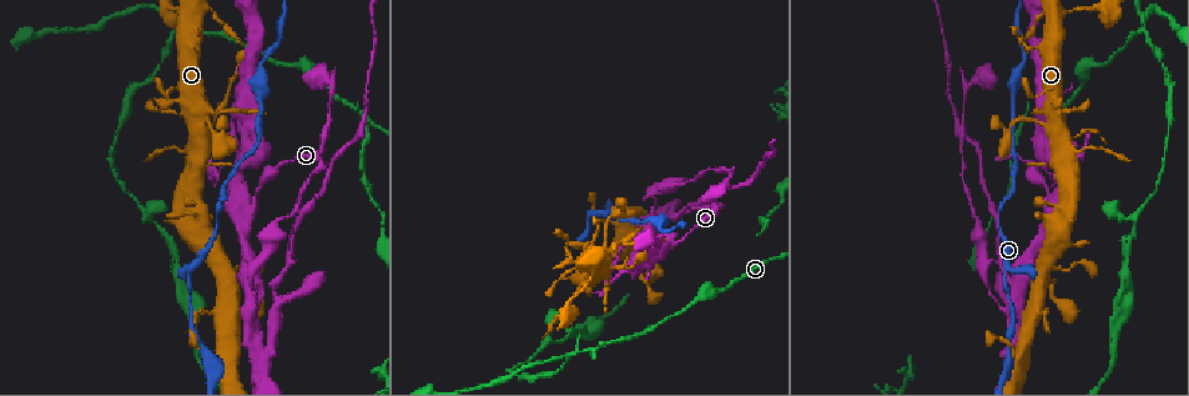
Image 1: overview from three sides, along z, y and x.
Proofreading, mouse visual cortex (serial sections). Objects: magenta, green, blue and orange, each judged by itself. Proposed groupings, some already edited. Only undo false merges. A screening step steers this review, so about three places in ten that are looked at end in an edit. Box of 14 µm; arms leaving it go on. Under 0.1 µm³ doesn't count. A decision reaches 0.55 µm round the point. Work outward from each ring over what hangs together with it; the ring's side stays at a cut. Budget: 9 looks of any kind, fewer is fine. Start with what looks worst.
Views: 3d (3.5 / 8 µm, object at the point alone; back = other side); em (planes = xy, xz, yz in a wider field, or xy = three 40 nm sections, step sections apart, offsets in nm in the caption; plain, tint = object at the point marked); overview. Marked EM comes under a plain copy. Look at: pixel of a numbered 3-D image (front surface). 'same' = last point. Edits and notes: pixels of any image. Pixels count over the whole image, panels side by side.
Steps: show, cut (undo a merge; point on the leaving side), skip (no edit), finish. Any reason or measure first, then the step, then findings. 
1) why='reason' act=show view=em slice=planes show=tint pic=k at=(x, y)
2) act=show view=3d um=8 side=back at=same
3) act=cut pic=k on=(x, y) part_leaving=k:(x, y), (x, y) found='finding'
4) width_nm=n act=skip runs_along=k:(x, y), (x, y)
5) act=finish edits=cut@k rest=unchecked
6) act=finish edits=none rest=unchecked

why='four-way junction' act=show view=3d um=3.5 pic=1 at=(584, 349)

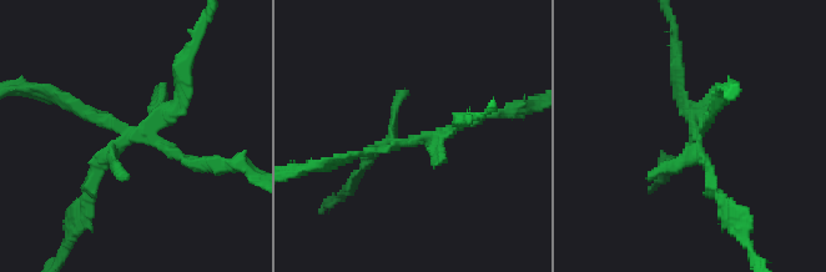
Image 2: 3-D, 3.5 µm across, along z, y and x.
why='shape alone is not enough' act=show view=em slice=xy step=5 show=tint pic=2 at=(696, 136)

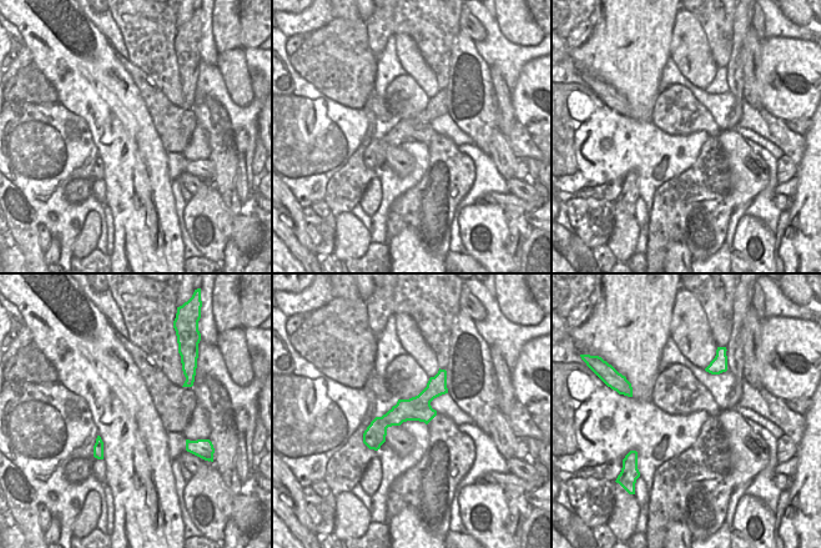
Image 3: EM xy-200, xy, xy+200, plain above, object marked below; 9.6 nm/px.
act=cut pic=2 on=(96, 172) border=3:(429, 403), (417, 406), (414, 420) found='a second cell is stuck on'

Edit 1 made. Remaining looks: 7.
why='sudden change in width' act=show view=3d um=8 side=back pic=1 at=(588, 212)

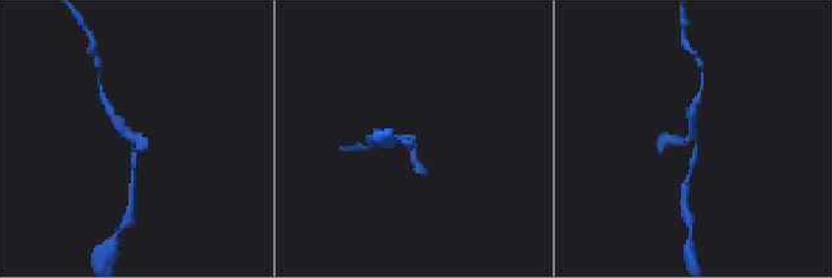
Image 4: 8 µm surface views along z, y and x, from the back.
why='zoom in' act=show view=3d um=3.5 pic=4 at=(412, 136)

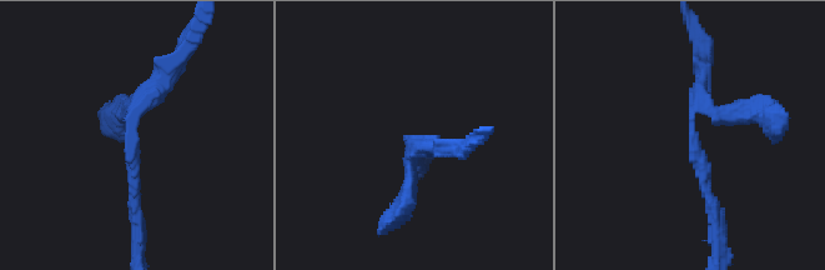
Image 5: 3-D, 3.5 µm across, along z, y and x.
act=show view=em slice=xy step=2 show=tint pic=5 at=(416, 138)

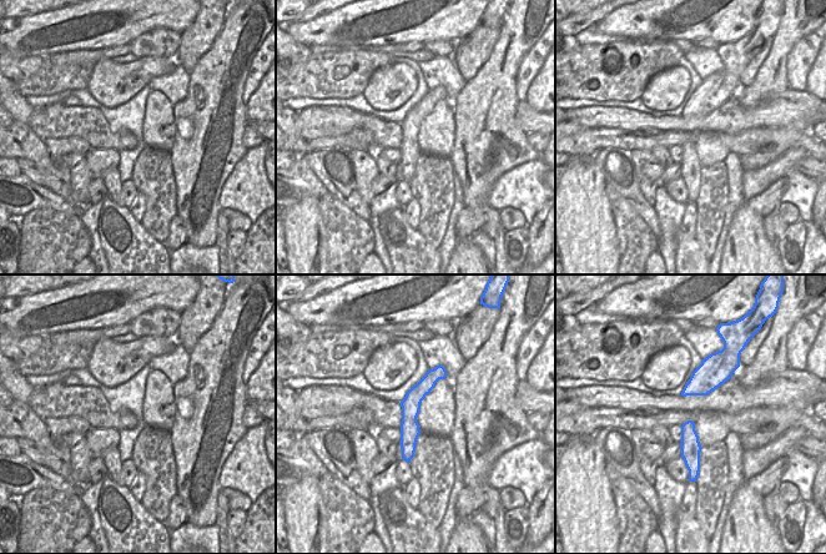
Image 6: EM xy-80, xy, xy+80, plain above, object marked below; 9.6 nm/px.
act=skip runs_along=6:(439, 368), (412, 401), (406, 457) found='continuous, no second cell'

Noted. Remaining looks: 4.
why='three-way junction' act=show view=3d um=3.5 side=back pic=1 at=(257, 203)

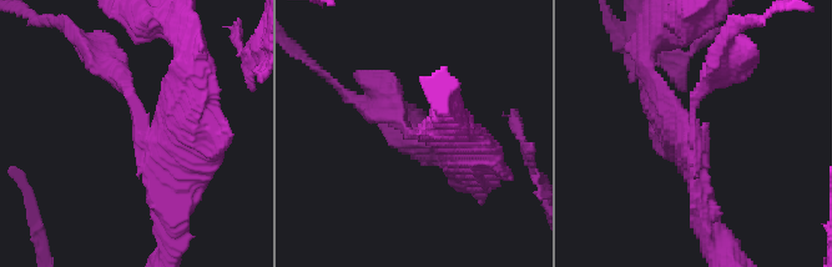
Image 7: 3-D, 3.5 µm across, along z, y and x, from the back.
act=skip runs_along=7:(104, 61), (142, 122), (165, 207) found='all the same cell'

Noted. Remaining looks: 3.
why='sharp bend' act=show view=3d um=8 pic=1 at=(1077, 148)

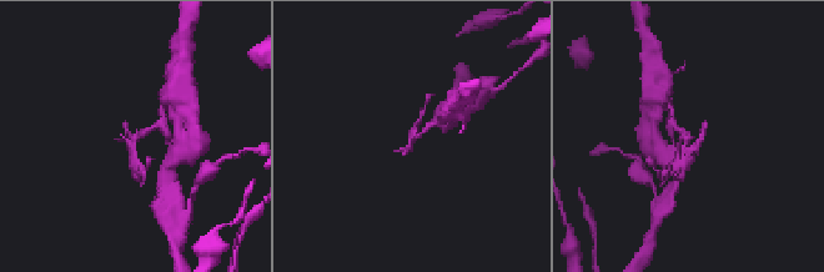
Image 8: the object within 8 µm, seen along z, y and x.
act=show view=3d um=3.5 pic=8 at=(136, 140)

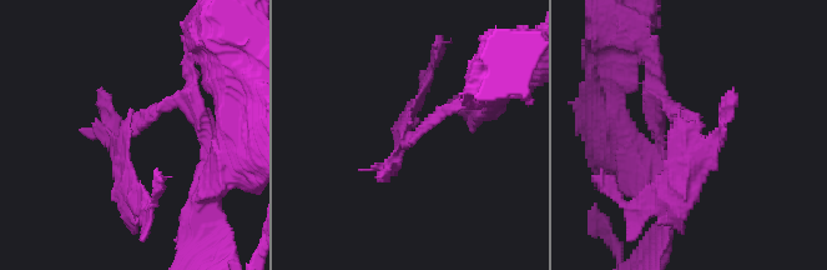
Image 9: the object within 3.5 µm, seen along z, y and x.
why='need the tissue' act=show view=em slice=xy step=2 show=tint pic=9 at=(127, 133)

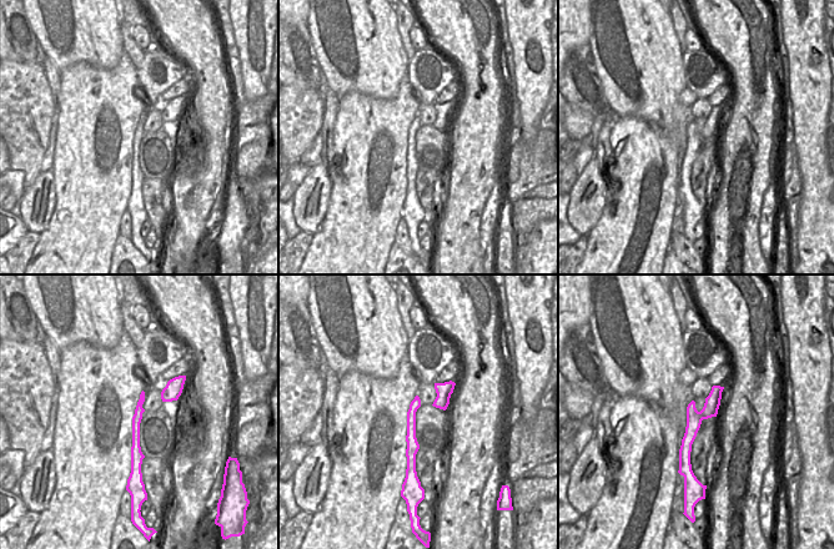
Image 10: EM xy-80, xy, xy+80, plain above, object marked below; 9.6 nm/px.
act=skip runs_along=10:(717, 388), (687, 441), (688, 467) found='continuous, no second cell'

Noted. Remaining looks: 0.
act=finish edits=cut@2 rest=unchecked

